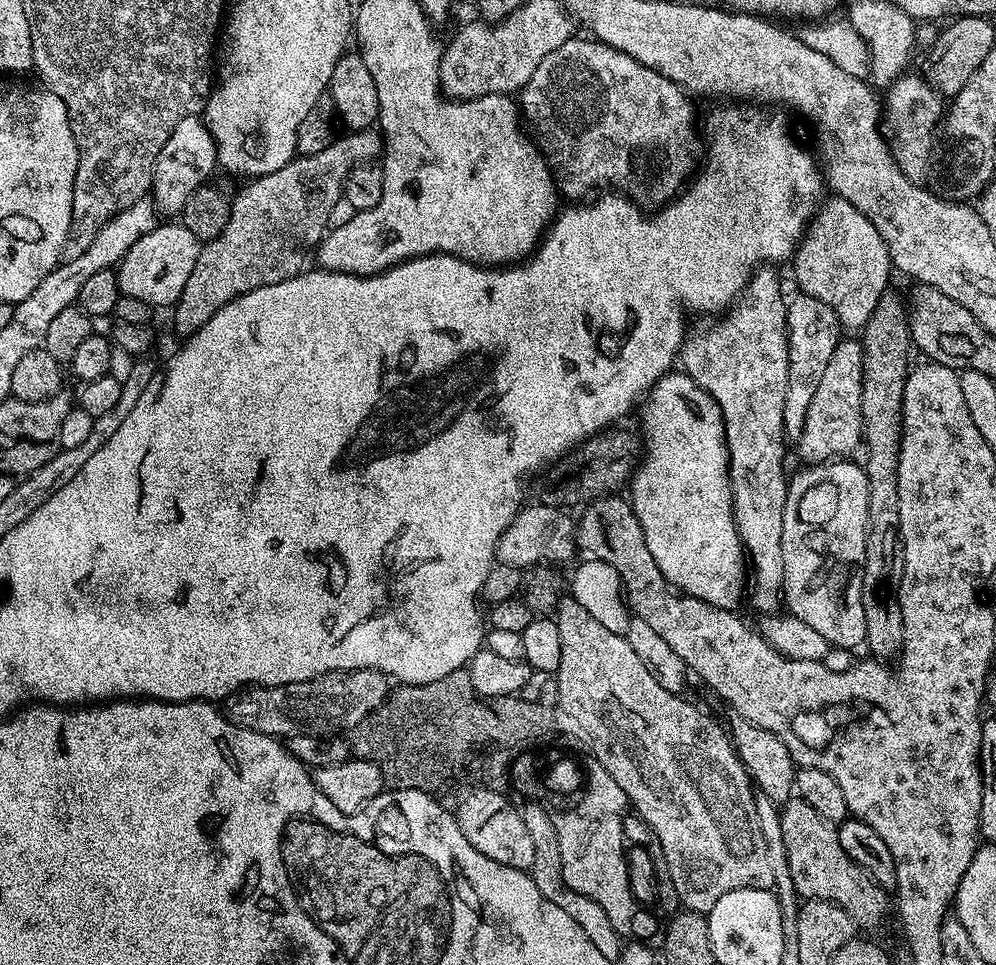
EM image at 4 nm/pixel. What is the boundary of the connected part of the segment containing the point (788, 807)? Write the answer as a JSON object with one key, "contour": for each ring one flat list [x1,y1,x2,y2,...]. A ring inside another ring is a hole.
{"contour":[[793,798,780,808,782,842,786,846,786,862,790,878,794,882,797,897,804,900,828,900,837,904,861,929,876,928,890,916,890,896,882,886,878,886,842,850,838,842,837,825,830,823,810,802]]}

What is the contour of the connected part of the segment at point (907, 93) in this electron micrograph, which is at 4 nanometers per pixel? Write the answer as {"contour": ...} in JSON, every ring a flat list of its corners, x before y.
{"contour":[[905,74,898,77,894,83,887,85,885,92,888,93,882,96,882,128,890,141,892,156,896,160,896,165,902,170,902,174,906,174,906,178,910,178,910,182,924,184,927,181,927,176,928,179,930,176,928,163,931,160,933,163,934,160,934,137,941,127,946,111,945,97,929,86,928,81,920,74,916,74,916,76]]}

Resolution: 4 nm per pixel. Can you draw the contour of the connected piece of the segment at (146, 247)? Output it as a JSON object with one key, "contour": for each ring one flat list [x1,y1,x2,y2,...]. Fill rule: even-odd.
{"contour":[[182,222,157,223,150,234,138,238,138,242,134,242,130,250,126,250,126,254,116,265,114,271,118,278,120,295,138,298,156,310,175,305,182,290,186,290,186,281,194,270,194,262,198,262,201,247,202,241,190,234,190,230,186,230]]}

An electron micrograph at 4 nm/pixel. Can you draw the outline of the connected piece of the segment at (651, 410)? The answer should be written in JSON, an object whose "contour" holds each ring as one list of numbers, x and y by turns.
{"contour":[[673,370,665,374,658,383,648,391,642,403,639,405,640,428,642,433,642,455,636,465,636,471,633,472,630,481,632,496,630,503,638,522,642,526,642,538,646,538,646,550,650,550,650,558,658,562,658,570,664,576,665,581,673,589,679,590,685,596,693,596,707,604,713,604,719,608,739,609,740,599,746,596,746,557,744,555,744,543,740,540,740,535,734,522,732,513,732,487,728,481,728,447,724,437,724,423,722,422,722,410,718,410,718,402,710,398,694,378,690,378,683,370]]}

